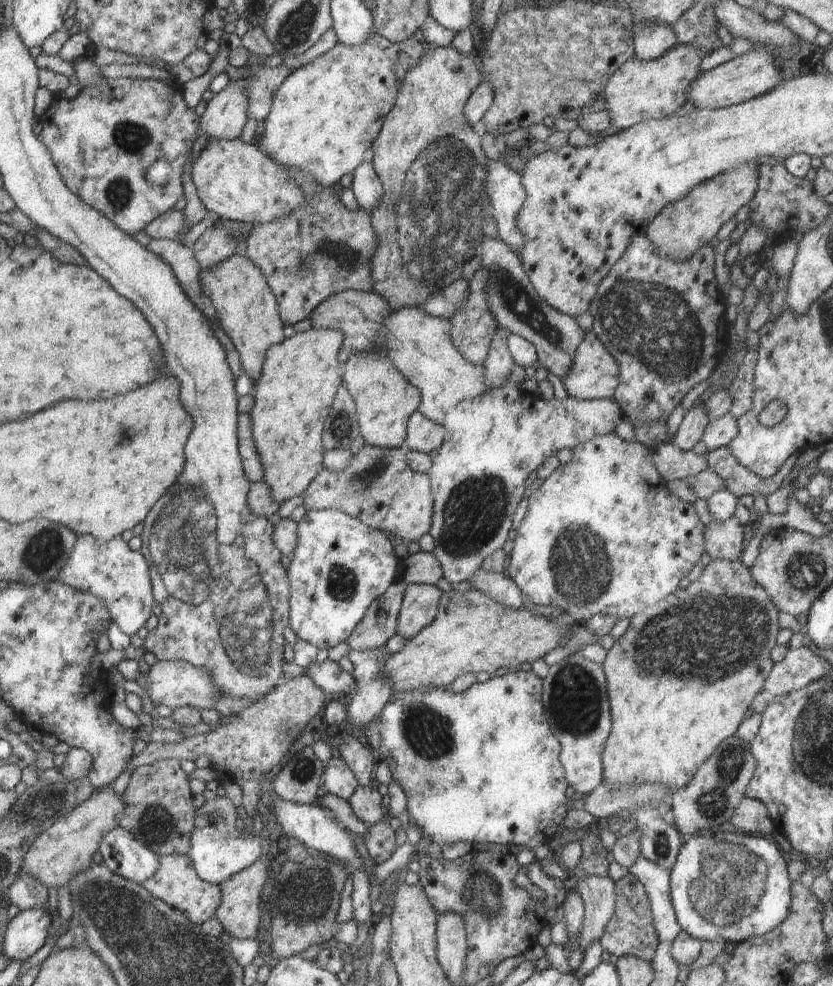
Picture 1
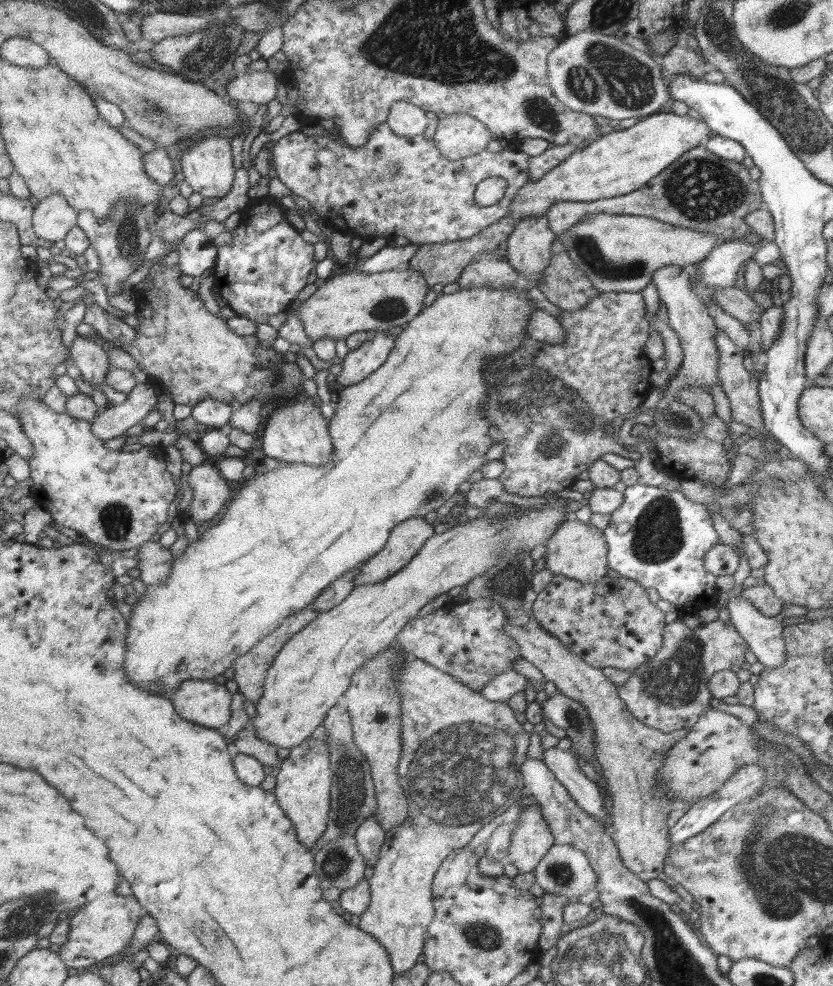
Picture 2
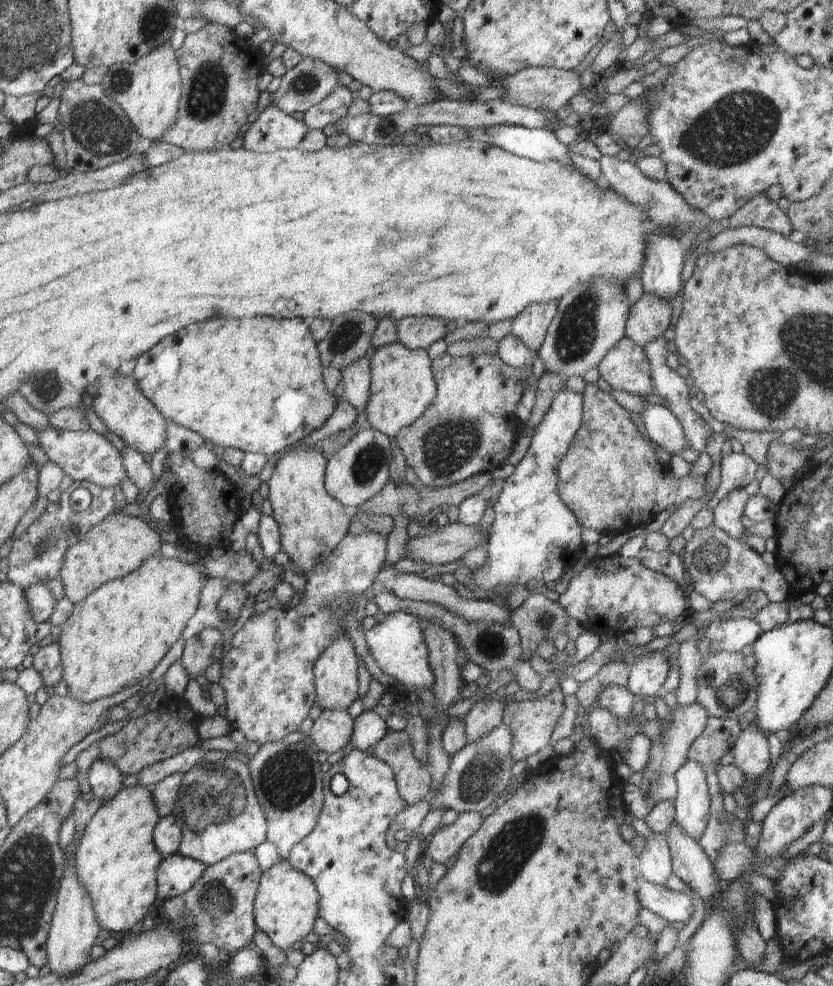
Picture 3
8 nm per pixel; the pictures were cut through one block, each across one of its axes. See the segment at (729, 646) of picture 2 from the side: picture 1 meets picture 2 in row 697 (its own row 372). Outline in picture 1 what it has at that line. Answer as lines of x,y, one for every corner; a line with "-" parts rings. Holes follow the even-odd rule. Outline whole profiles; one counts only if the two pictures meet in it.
639,232
632,238
629,248
625,254
618,260
618,263
612,268
612,271
602,280
597,296
590,304
588,313
591,315
593,326
592,331
602,342
602,345
608,350
608,353
617,361
619,367
619,384
613,393
613,399
619,405
624,419
632,425
646,425
647,423
667,423
674,409
686,400
686,394
701,382
706,381
716,369
721,358
727,350
729,344
729,319
730,315
725,309
723,298
719,293
720,289
715,281
715,250
710,245
705,245
700,251
697,251
688,261
684,263
674,263
666,259
654,250
651,241
647,240
644,232

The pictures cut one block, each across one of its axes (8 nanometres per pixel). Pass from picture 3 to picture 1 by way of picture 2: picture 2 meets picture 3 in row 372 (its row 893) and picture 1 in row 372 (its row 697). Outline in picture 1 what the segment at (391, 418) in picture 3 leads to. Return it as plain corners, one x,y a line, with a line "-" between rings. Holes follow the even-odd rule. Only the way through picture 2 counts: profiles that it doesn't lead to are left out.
348,290
324,300
310,316
313,328
337,329
344,334
339,362
347,362
355,353
381,349
402,377
421,395
419,412
442,425
446,414
462,400
481,396
487,388
482,367
468,363
449,338
448,319
431,316
416,307
391,311
389,303
376,292

